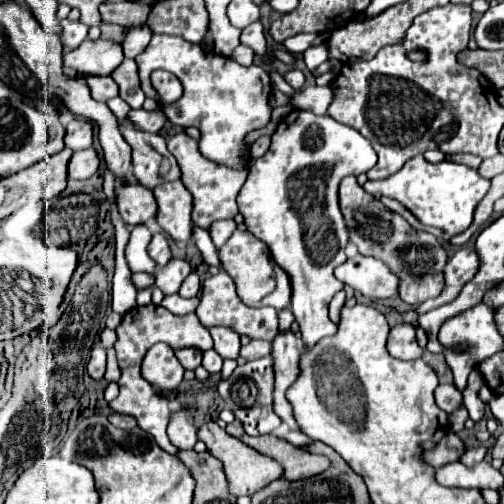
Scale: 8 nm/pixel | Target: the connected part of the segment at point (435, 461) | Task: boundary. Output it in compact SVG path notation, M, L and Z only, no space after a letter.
M450 431L432 449L422 451L422 461L430 463L430 467L440 467L450 461L458 461L462 453L464 453L462 441Z

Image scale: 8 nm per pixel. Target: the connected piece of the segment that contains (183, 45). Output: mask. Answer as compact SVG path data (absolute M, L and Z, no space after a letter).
M152 35L152 41L136 57L136 63L138 63L142 91L146 93L146 97L154 99L156 103L160 103L160 99L150 83L150 73L156 69L164 69L180 79L184 87L182 99L162 105L164 115L174 125L198 127L202 131L200 151L212 161L238 167L240 155L244 151L244 143L242 143L244 135L252 129L264 127L270 121L270 113L272 113L268 105L270 77L258 65L250 65L250 67L238 65L230 57L222 57L214 51L204 51L200 45L188 43L182 37L172 37L172 35Z

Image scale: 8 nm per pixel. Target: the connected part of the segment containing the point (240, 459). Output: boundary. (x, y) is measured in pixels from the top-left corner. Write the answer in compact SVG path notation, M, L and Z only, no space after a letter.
M212 421L204 423L198 429L198 439L206 445L206 449L216 459L222 461L222 469L226 471L226 481L228 481L228 487L230 487L230 495L236 495L236 497L238 495L252 495L252 493L260 491L262 487L266 487L270 481L282 477L282 467L274 459L254 451L252 447L244 445L240 439L230 437L224 429L218 427L218 423L212 423Z

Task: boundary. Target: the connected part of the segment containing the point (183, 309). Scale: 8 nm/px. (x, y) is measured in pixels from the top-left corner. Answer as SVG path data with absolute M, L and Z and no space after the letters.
M168 295L168 297L164 297L162 305L164 305L168 311L172 311L174 315L184 315L184 313L196 311L196 307L198 307L198 297L182 299L180 295Z

